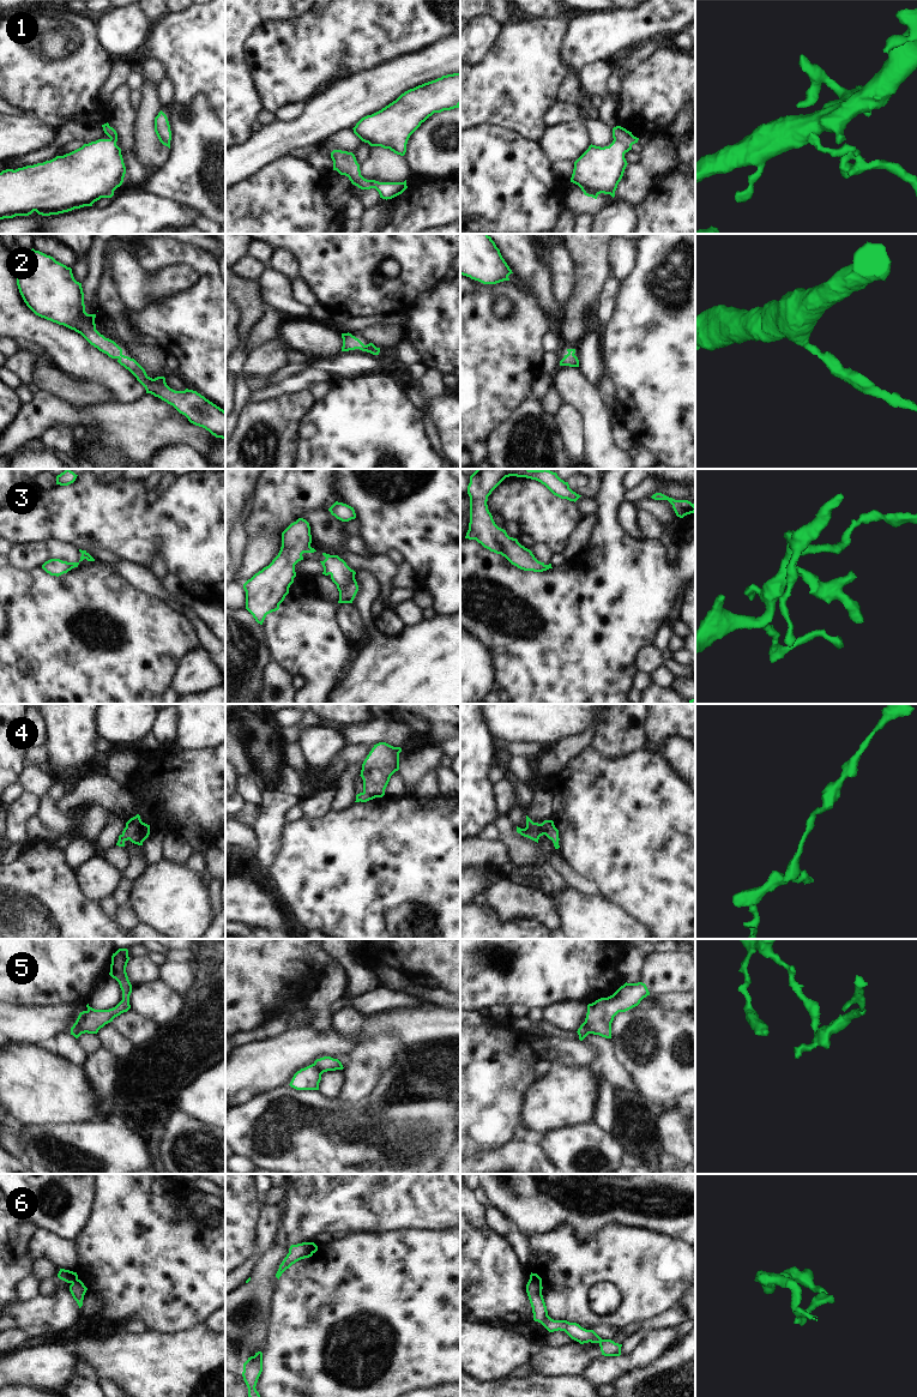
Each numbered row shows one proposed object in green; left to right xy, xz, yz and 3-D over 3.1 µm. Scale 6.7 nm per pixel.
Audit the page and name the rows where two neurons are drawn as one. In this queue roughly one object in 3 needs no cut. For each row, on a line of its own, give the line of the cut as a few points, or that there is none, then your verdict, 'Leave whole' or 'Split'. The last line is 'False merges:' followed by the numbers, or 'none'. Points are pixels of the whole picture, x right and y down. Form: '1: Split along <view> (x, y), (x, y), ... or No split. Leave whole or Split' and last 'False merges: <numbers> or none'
1: No split. Leave whole
2: No split. Leave whole
3: Split along xy (67, 562), (72, 567). Split
4: No split. Leave whole
5: Split along xy (90, 1007), (78, 1029), (72, 1034). Split
6: Split along xy (77, 1278), (72, 1283). Split
False merges: 3, 5, 6

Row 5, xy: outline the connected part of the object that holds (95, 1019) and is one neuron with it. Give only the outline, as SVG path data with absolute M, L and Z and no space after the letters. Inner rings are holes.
M119 949L111 956L110 973L109 975L115 978L122 990L122 1000L113 1008L109 1010L95 1010L90 1007L86 1011L84 1019L82 1020L78 1030L73 1036L78 1038L82 1034L97 1034L101 1028L113 1022L113 1019L131 1008L129 995L132 993L132 984L128 980L126 967L129 961L128 950Z

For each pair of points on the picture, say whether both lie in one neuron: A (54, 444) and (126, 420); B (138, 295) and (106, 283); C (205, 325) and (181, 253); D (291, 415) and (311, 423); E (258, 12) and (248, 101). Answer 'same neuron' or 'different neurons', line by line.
A: different neurons
B: different neurons
C: same neuron
D: different neurons
E: same neuron

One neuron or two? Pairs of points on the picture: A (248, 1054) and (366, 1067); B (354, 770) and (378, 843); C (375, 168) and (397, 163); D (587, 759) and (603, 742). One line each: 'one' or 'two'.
A: two
B: two
C: one
D: two

